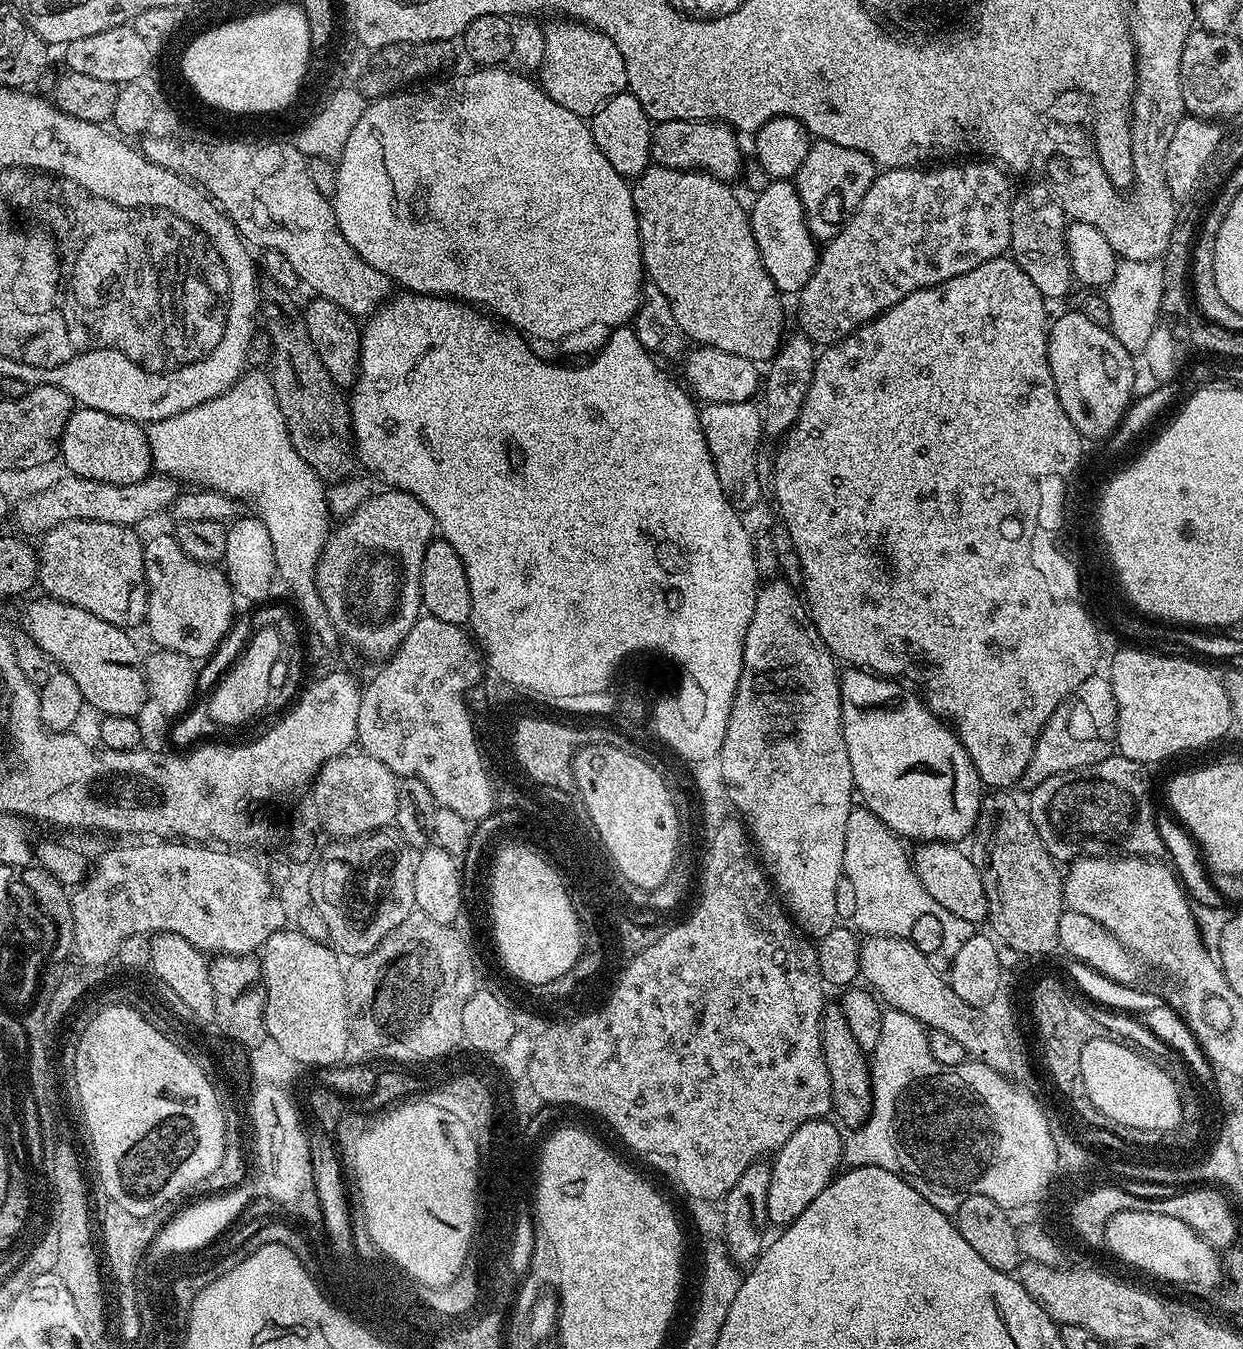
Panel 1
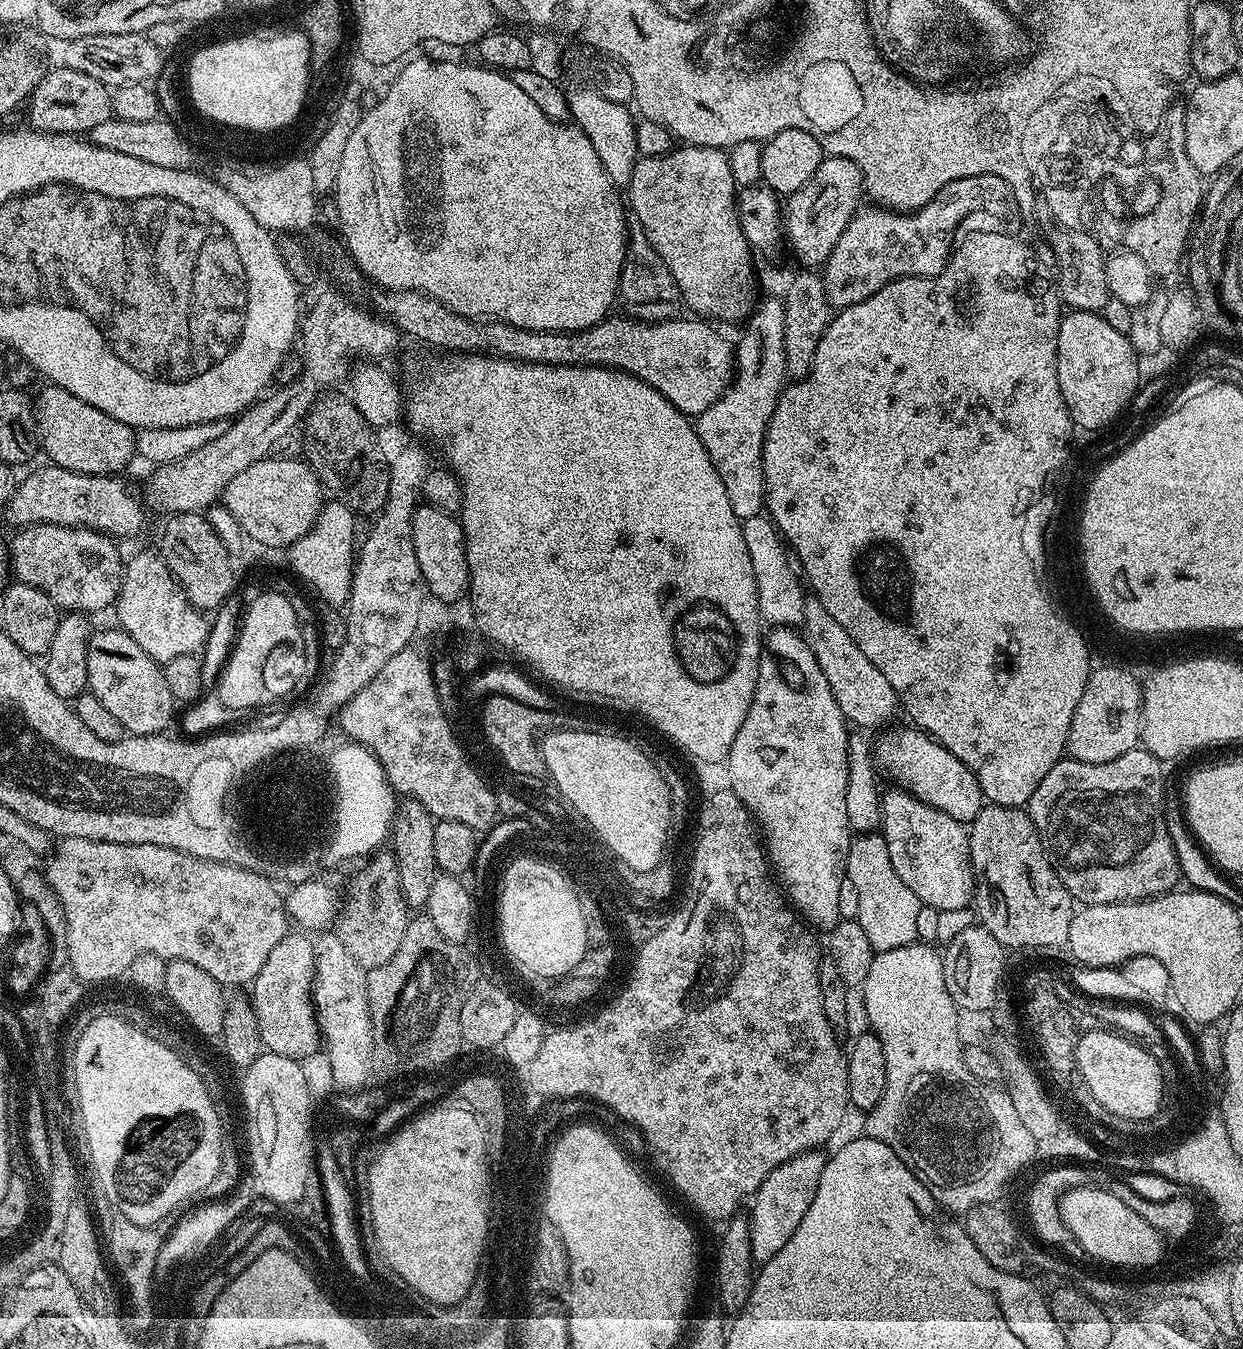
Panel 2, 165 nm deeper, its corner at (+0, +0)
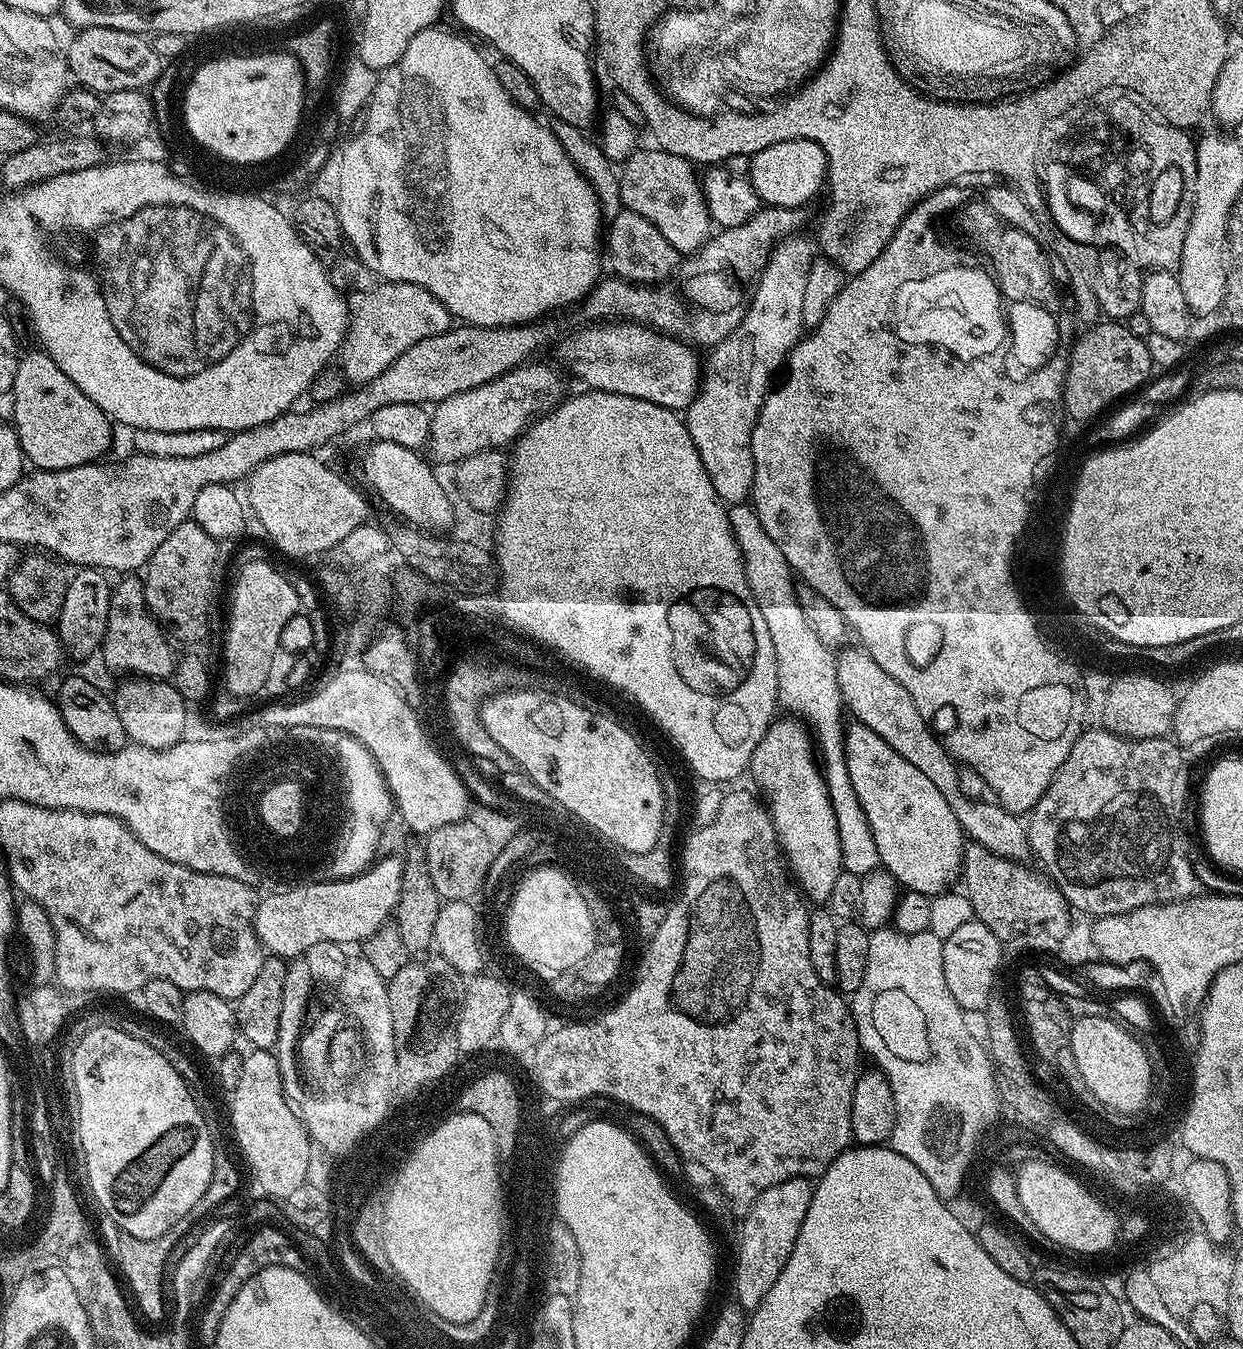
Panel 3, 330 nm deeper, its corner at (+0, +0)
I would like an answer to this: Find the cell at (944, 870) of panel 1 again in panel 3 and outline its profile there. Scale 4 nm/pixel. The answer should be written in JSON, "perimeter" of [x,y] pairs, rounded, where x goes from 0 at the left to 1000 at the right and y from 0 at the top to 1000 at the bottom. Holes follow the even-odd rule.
{"perimeter":[[[685,535],[680,539],[679,541],[679,564],[681,565],[681,571],[684,574],[684,583],[687,583],[687,589],[690,590],[690,595],[693,597],[693,600],[697,603],[697,609],[700,612],[700,615],[703,618],[703,627],[706,627],[706,636],[708,637],[710,646],[715,646],[718,652],[721,653],[722,656],[725,659],[732,661],[741,661],[742,663],[752,666],[756,663],[757,661],[760,660],[763,658],[763,655],[766,652],[770,652],[771,647],[773,646],[774,641],[776,640],[776,626],[777,625],[777,619],[775,615],[772,614],[771,607],[767,605],[767,601],[764,600],[763,595],[761,595],[760,592],[758,592],[758,588],[748,580],[747,577],[738,570],[738,569],[734,568],[729,562],[726,562],[725,559],[721,558],[716,554],[703,543],[700,541],[699,538],[691,537],[689,535]]]}

